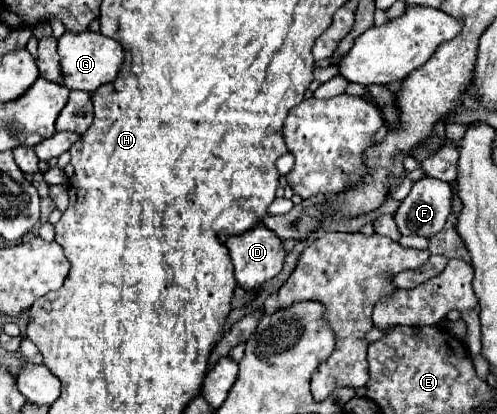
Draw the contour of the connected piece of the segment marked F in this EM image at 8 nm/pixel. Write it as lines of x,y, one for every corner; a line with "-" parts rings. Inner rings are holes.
421,178
413,184
409,196
395,212
395,224
403,236
433,236
443,226
451,212
449,184
433,178

